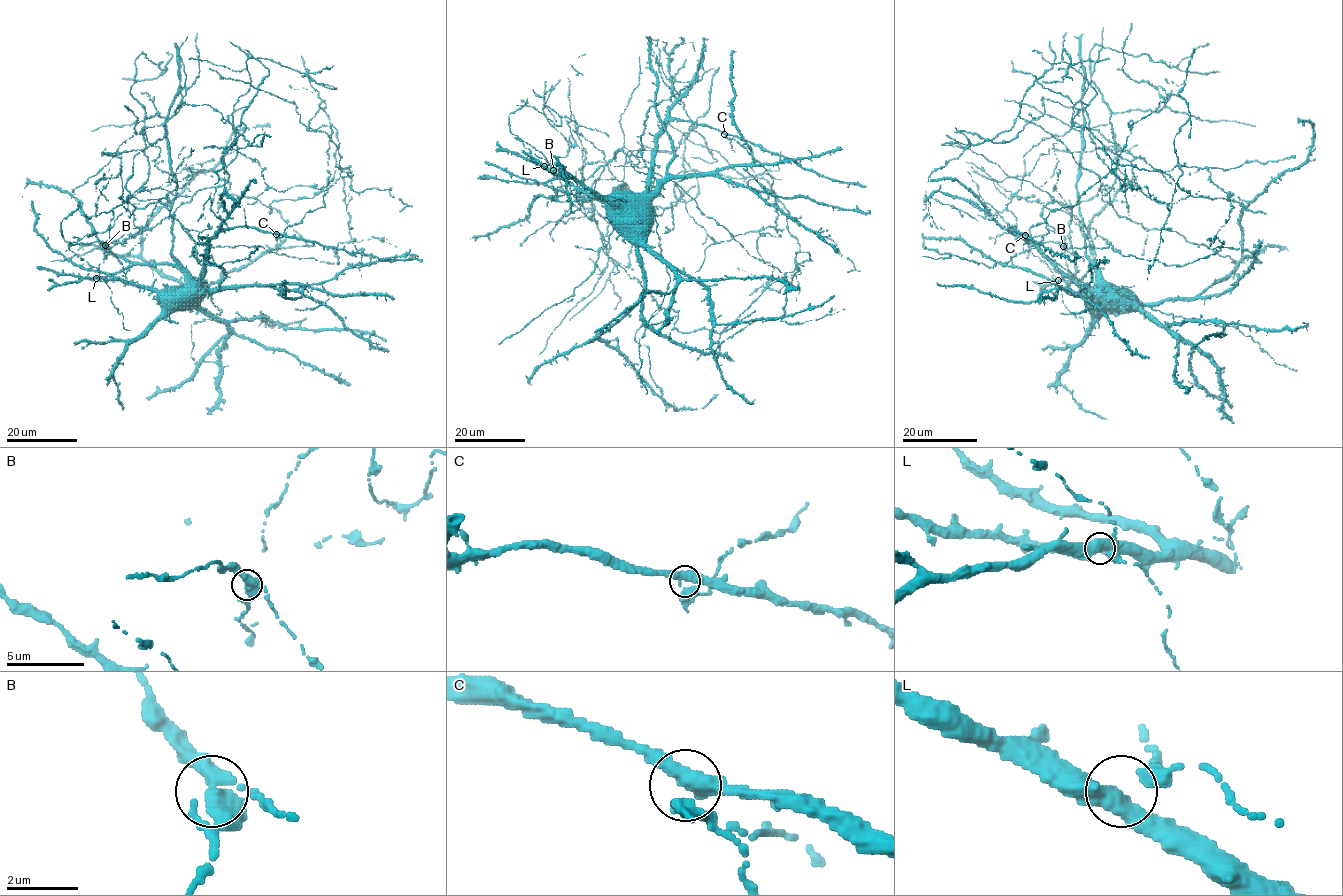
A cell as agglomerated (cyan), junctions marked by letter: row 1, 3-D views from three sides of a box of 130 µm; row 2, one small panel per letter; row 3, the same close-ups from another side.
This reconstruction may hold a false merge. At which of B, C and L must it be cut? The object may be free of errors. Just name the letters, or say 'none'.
B

